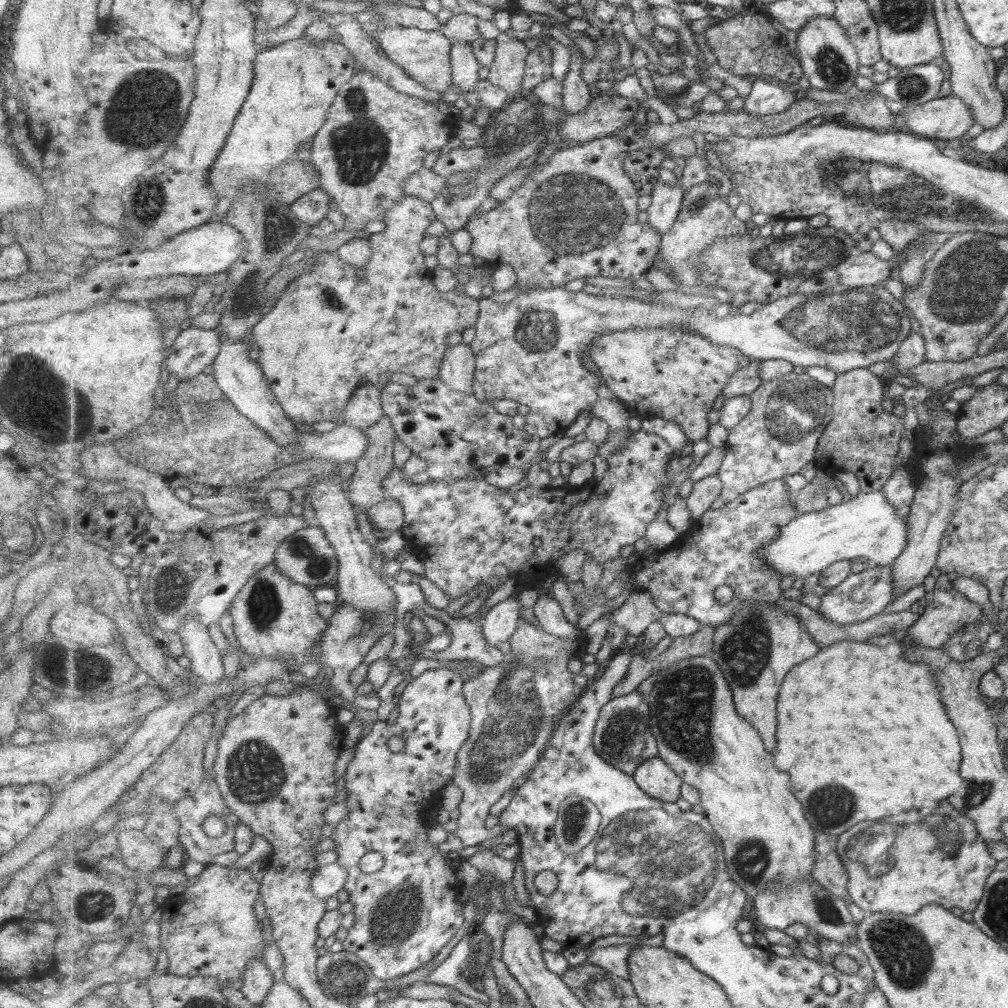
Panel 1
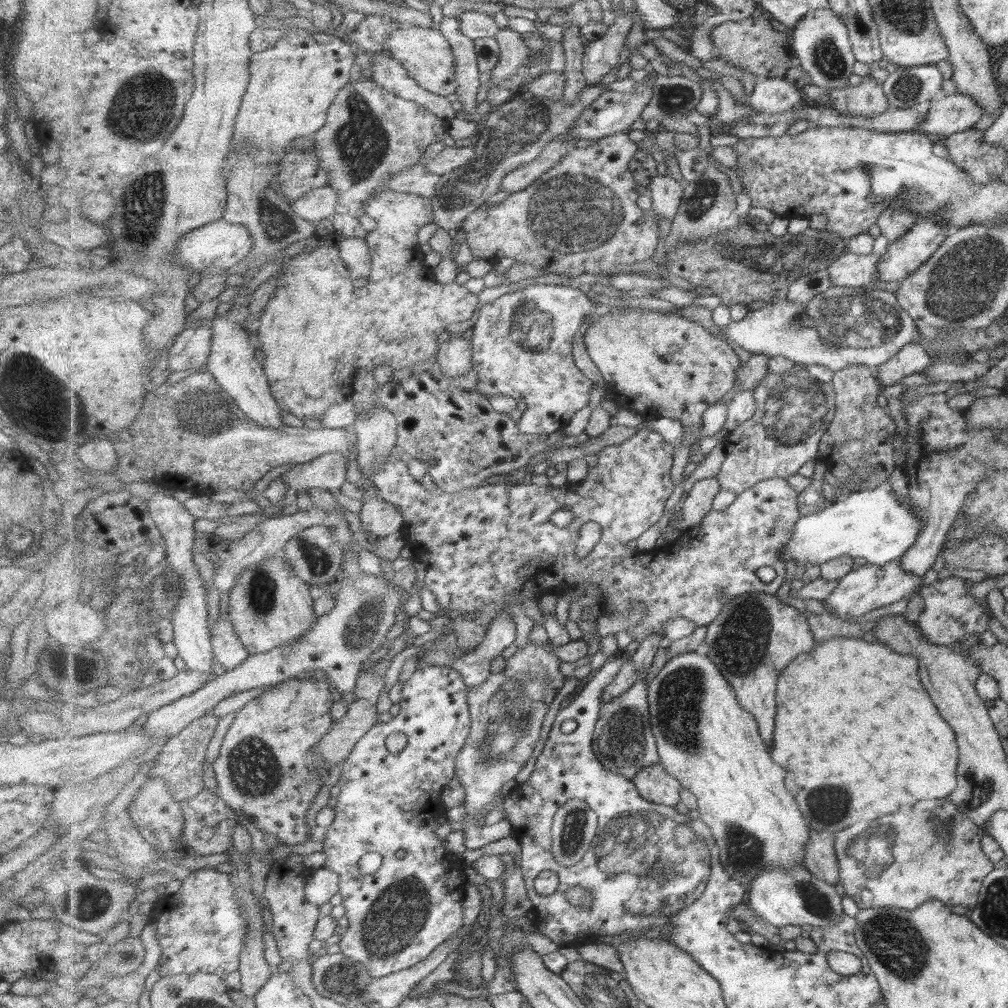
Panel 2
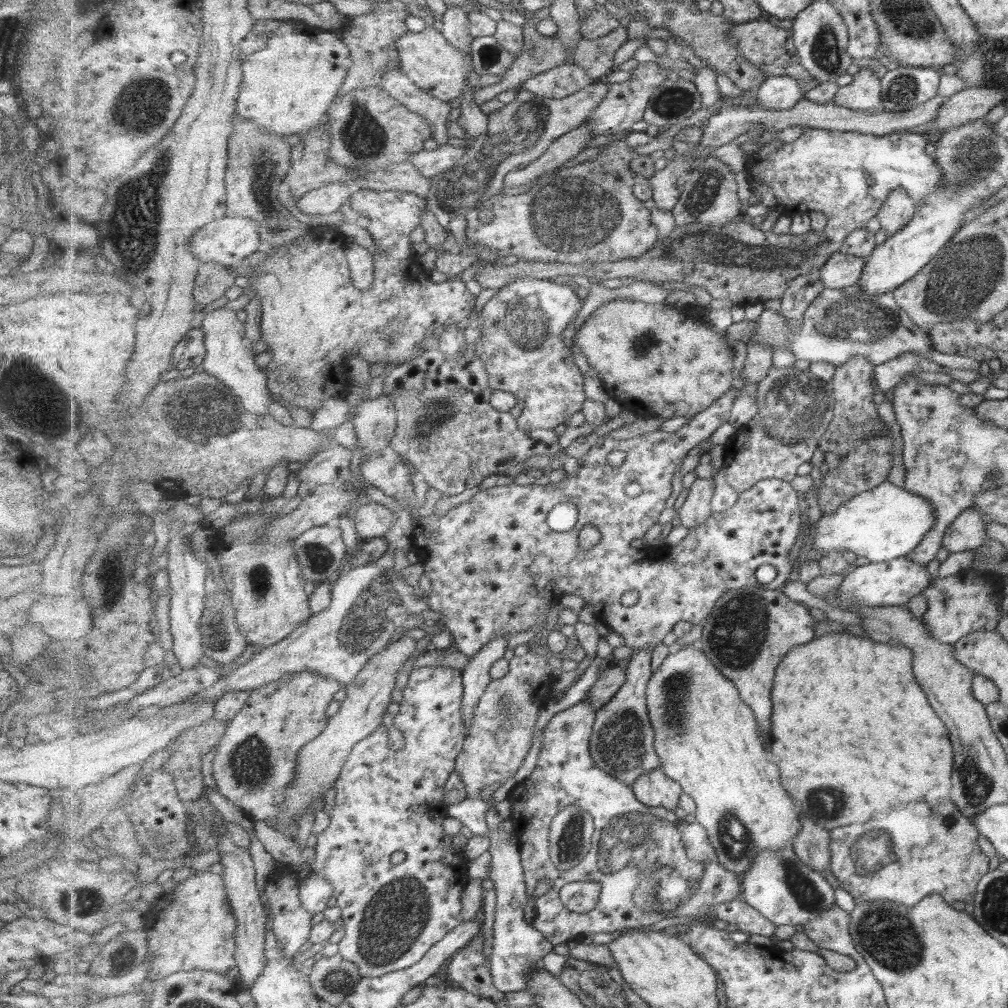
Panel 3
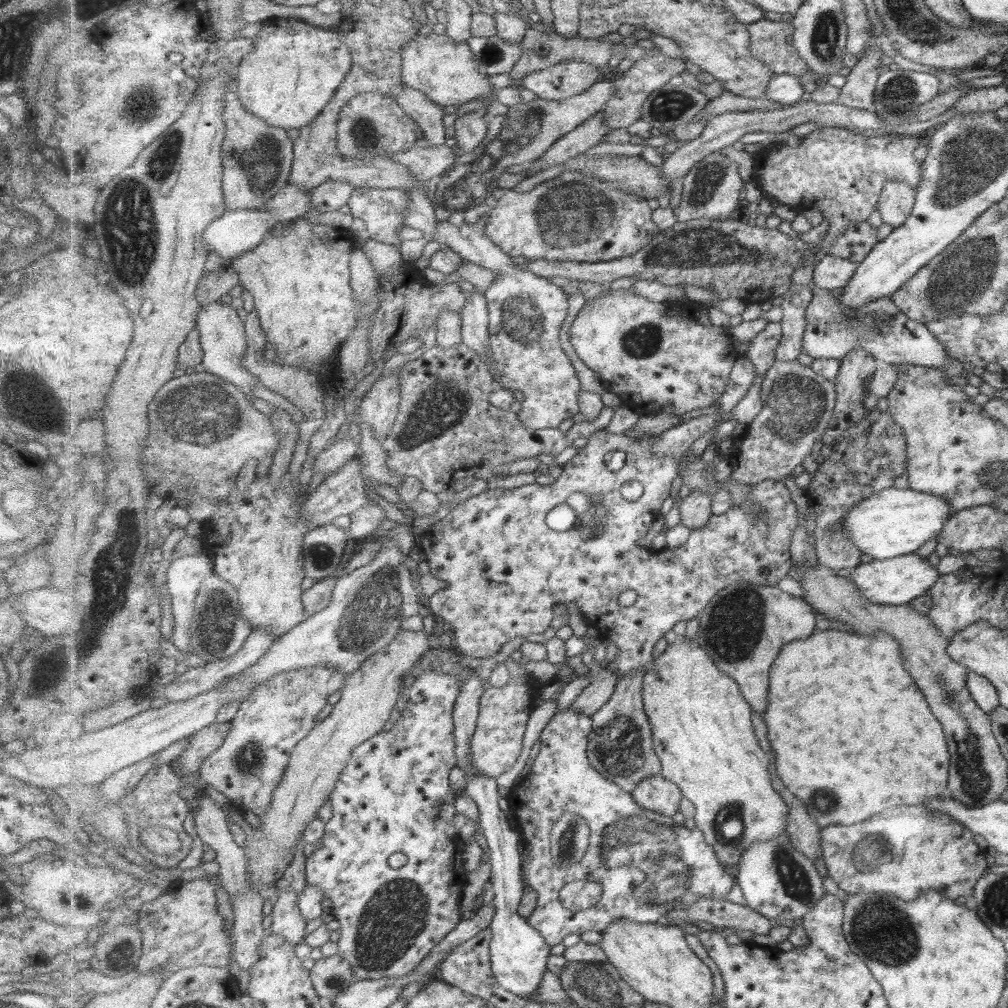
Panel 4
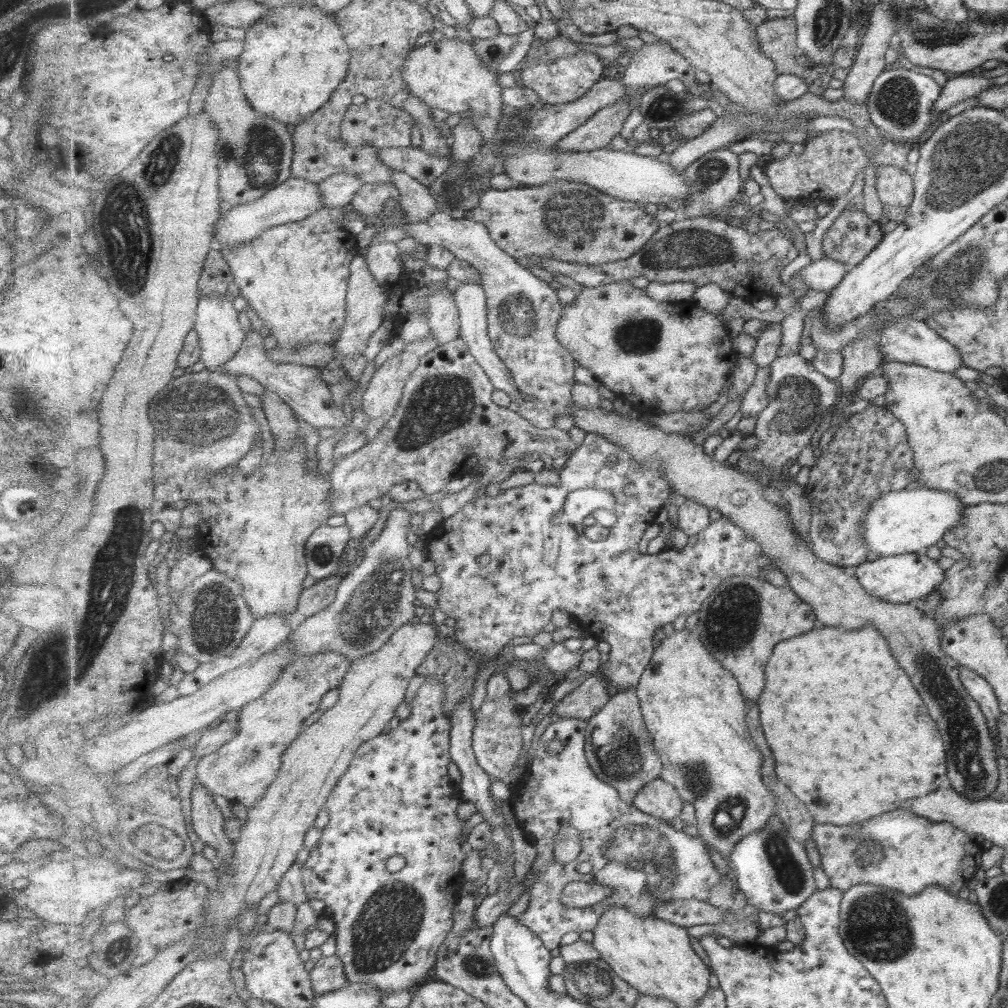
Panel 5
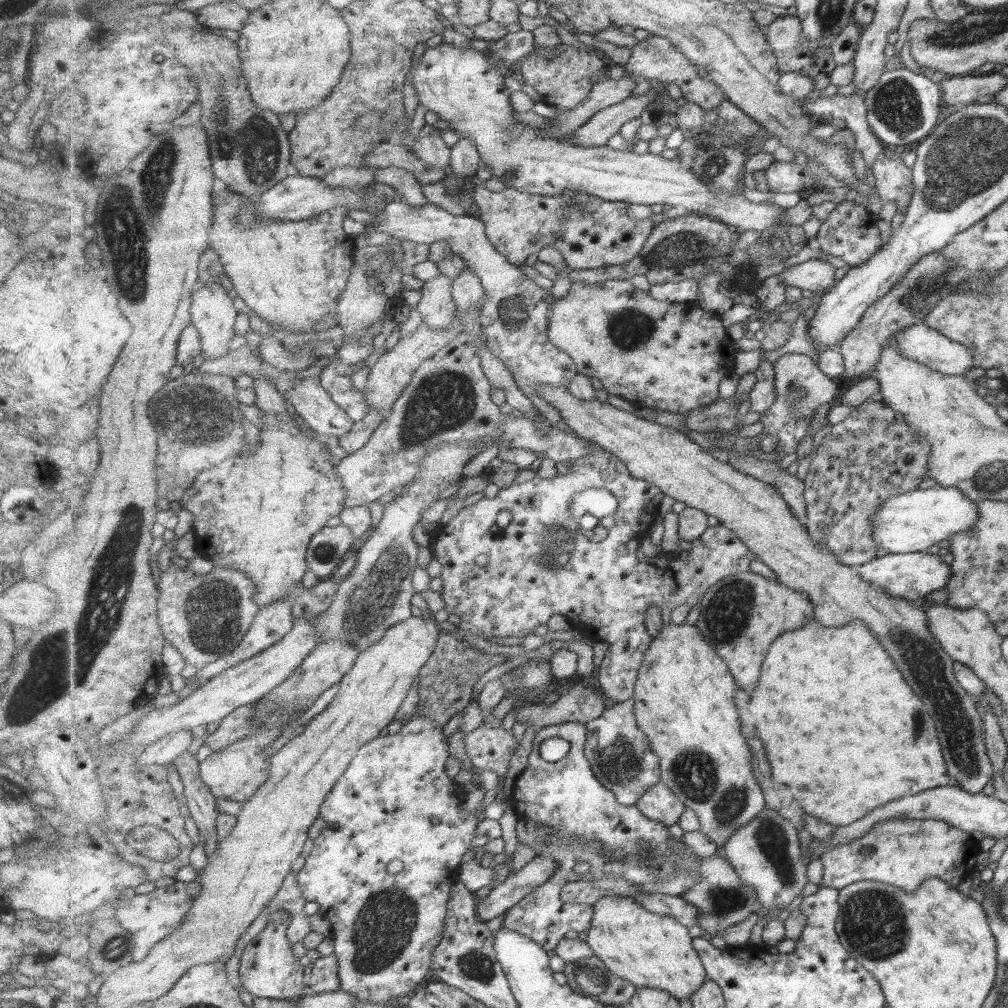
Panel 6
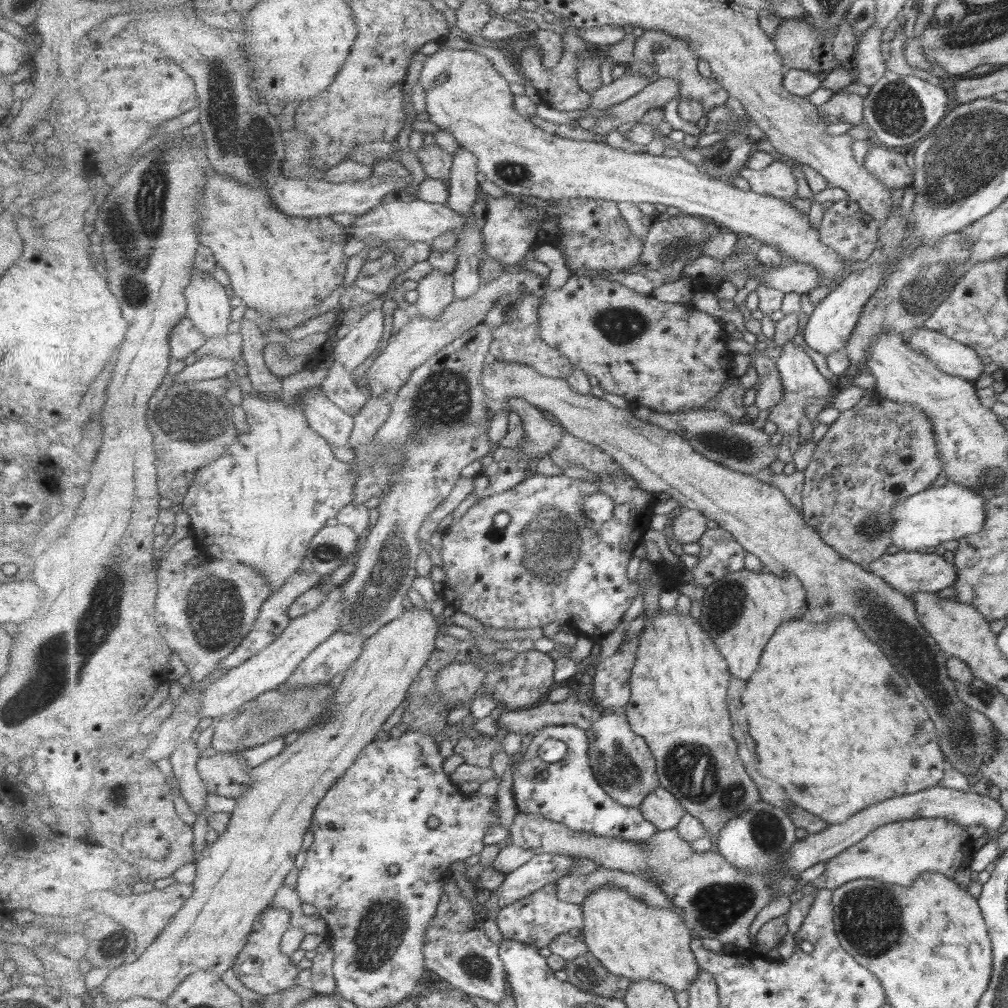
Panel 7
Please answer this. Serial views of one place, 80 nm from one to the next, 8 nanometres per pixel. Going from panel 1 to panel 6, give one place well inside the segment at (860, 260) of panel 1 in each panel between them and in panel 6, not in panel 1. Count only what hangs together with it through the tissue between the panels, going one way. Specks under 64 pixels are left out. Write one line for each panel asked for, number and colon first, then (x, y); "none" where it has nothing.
2: (851, 270)
3: (841, 270)
4: (830, 272)
5: (826, 274)
6: (812, 275)

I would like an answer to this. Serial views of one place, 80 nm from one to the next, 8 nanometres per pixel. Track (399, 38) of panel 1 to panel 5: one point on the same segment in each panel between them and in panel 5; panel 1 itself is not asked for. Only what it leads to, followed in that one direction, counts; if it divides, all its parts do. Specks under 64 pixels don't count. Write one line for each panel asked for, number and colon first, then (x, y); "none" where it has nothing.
2: (428, 56)
3: (428, 58)
4: (445, 70)
5: (449, 74)

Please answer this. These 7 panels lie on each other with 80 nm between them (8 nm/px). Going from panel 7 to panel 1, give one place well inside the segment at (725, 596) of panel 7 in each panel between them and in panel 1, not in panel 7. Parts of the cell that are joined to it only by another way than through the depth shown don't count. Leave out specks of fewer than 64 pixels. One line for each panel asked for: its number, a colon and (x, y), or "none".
1: (761, 644)
2: (759, 635)
3: (749, 632)
4: (743, 629)
5: (741, 622)
6: (741, 615)

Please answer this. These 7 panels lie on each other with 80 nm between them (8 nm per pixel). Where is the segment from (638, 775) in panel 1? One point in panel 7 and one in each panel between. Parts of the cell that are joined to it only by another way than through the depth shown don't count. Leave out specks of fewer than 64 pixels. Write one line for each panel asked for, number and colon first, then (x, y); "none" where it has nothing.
2: (654, 783)
3: (655, 789)
4: (659, 794)
5: (661, 799)
6: (660, 803)
7: (662, 808)

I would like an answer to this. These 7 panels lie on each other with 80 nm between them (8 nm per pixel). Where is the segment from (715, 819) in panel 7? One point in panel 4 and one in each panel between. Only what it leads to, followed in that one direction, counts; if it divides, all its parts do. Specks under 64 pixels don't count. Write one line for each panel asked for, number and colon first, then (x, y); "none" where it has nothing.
4: (703, 732)
5: (695, 712)
6: (685, 697)

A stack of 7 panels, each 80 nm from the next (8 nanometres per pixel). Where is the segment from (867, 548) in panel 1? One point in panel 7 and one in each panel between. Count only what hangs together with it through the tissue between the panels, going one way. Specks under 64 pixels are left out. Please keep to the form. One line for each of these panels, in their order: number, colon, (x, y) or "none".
2: (874, 524)
3: (886, 522)
4: (891, 522)
5: (904, 521)
6: (910, 522)
7: (938, 514)

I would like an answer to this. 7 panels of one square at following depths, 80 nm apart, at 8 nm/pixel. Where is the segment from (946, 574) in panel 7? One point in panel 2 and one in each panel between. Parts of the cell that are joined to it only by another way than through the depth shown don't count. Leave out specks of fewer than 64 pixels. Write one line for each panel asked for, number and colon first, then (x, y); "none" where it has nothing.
2: (870, 586)
3: (891, 583)
4: (894, 581)
5: (903, 578)
6: (910, 576)

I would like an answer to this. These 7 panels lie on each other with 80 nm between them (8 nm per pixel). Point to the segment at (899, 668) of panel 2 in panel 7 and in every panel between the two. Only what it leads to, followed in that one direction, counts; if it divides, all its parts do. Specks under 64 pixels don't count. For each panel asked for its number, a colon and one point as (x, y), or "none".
3: (849, 719)
4: (845, 721)
5: (851, 743)
6: (841, 728)
7: (836, 726)

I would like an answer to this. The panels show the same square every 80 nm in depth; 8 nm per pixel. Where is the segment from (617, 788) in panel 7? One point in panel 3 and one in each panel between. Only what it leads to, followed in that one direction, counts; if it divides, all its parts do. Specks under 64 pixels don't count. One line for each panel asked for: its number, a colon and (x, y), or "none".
3: (623, 742)
4: (621, 747)
5: (621, 751)
6: (622, 758)

